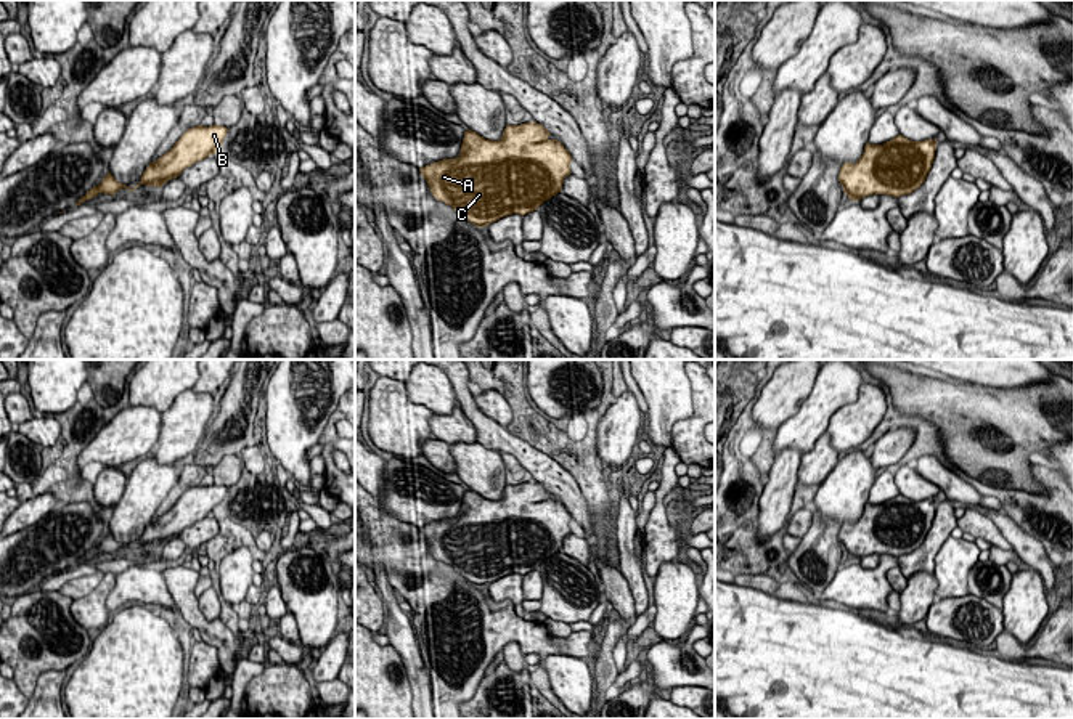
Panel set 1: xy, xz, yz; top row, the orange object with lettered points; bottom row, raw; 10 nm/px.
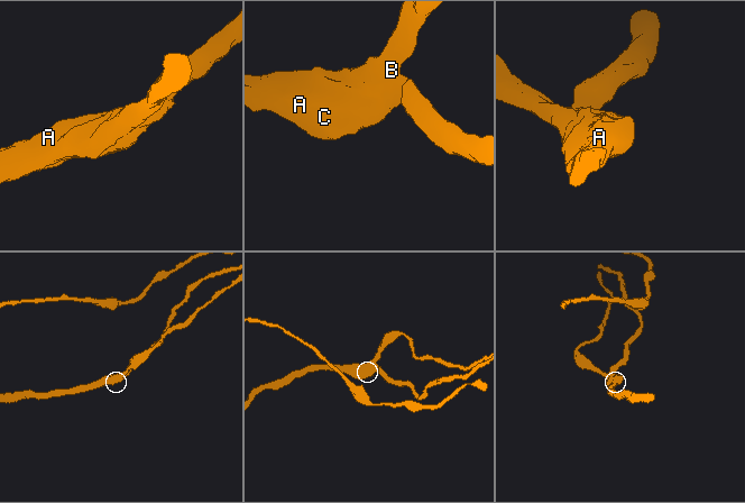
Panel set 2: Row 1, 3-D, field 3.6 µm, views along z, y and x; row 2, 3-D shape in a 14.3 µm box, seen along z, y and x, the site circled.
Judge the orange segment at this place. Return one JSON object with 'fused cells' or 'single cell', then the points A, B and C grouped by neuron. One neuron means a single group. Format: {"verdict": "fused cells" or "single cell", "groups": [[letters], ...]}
{"verdict": "single cell", "groups": [["A", "B", "C"]]}

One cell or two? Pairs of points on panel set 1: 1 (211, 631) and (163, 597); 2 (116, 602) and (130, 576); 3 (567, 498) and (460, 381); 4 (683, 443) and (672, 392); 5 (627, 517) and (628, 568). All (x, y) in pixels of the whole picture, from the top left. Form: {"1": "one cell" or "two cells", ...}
{"1": "two cells", "2": "one cell", "3": "one cell", "4": "two cells", "5": "one cell"}

